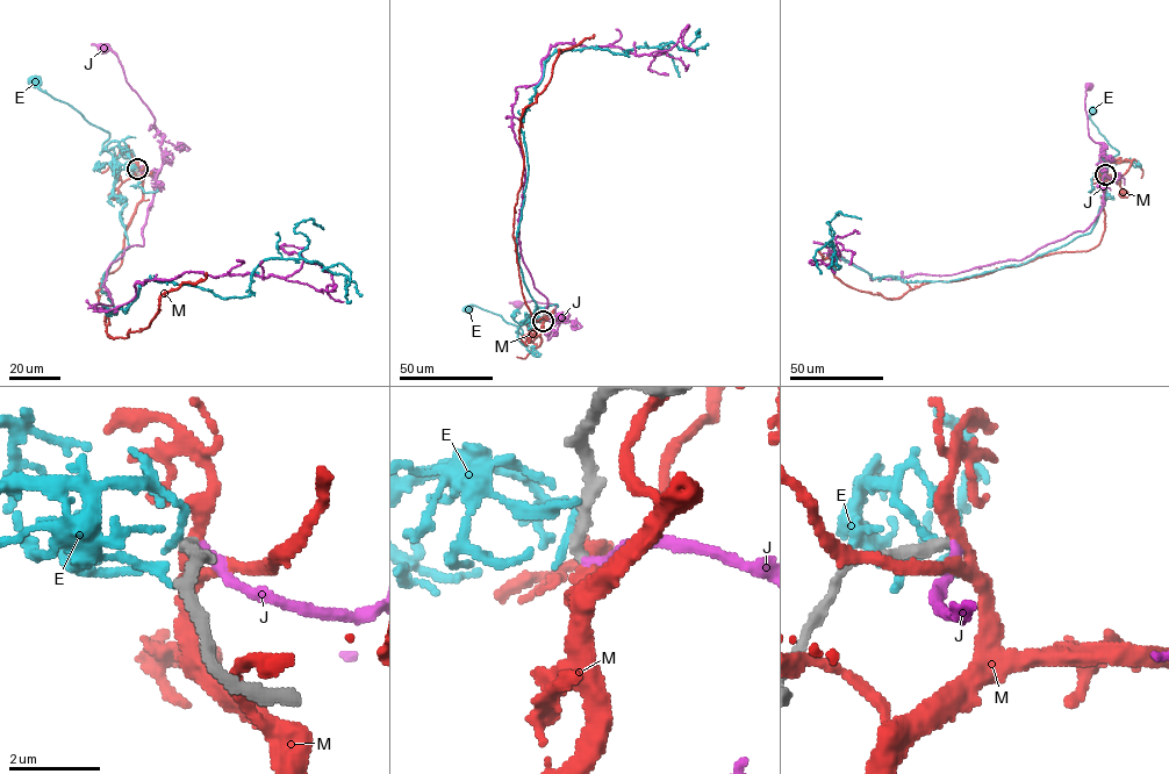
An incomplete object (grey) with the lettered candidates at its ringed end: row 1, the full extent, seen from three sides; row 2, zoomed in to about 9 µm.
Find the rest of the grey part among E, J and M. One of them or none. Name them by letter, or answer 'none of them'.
J

